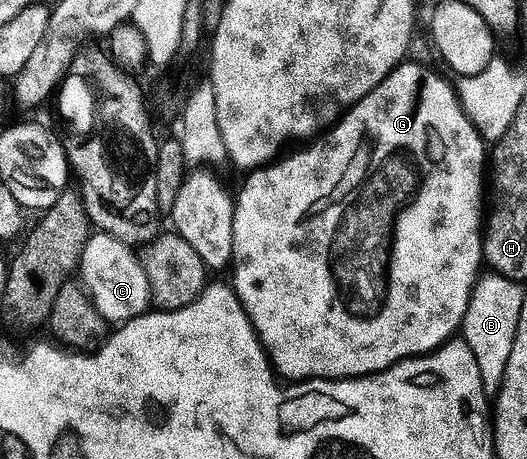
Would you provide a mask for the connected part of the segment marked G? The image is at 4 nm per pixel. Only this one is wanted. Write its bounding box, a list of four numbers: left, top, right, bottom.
[234,61,490,380]

